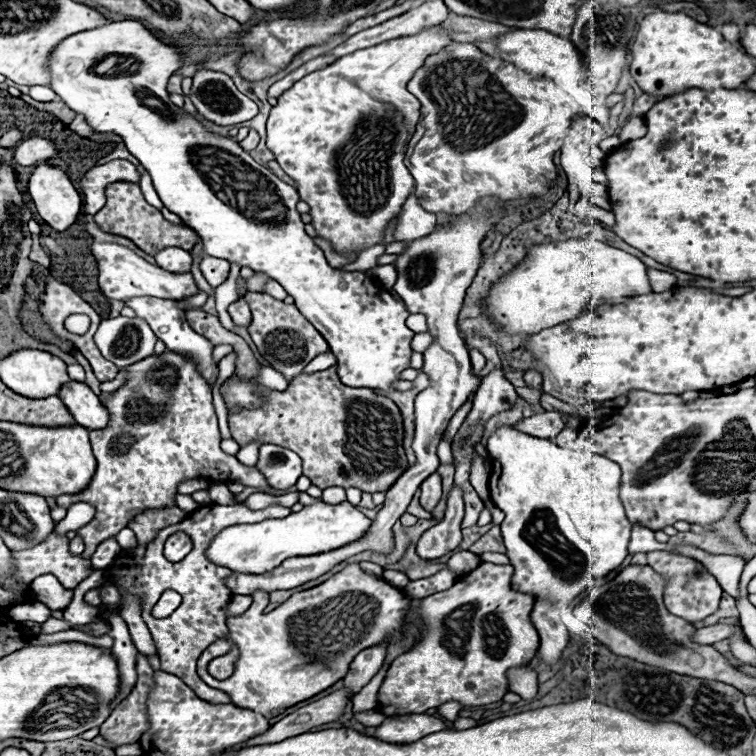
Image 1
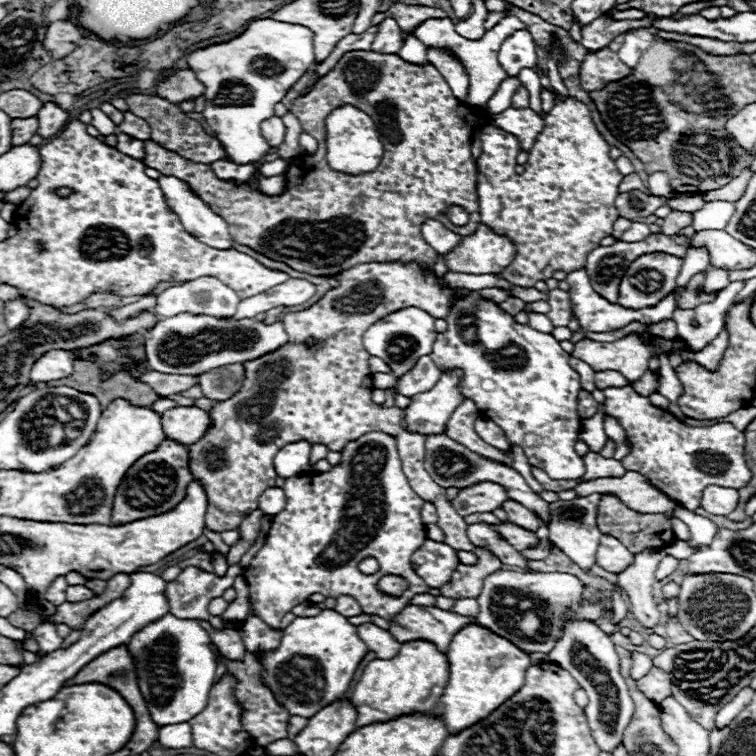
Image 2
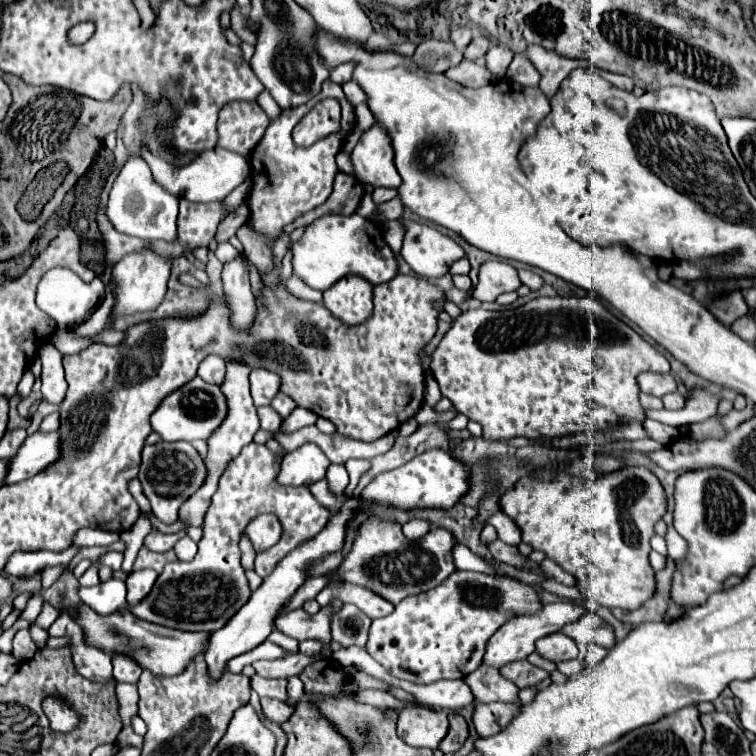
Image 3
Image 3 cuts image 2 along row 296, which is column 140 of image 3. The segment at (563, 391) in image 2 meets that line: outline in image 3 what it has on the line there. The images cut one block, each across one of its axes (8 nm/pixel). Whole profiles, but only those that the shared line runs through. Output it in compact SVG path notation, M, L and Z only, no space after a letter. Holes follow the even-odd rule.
M158 442L154 446L146 444L142 450L142 464L138 472L138 480L142 484L144 496L150 500L150 508L154 516L164 522L172 524L178 520L178 508L188 500L194 490L202 486L206 478L206 466L202 464L200 454L194 450L190 442Z

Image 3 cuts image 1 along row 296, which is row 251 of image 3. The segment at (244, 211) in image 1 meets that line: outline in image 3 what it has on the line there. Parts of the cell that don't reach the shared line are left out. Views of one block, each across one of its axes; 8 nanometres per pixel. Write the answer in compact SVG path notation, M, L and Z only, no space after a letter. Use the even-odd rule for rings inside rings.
M330 214L318 218L306 228L304 236L292 246L292 252L294 252L292 258L294 274L298 274L308 286L322 292L348 274L362 276L372 286L384 284L394 276L398 276L396 254L390 250L380 230L378 230L378 246L376 246L376 224L358 214L350 214L350 216Z

